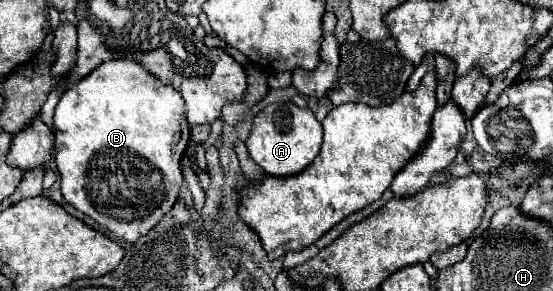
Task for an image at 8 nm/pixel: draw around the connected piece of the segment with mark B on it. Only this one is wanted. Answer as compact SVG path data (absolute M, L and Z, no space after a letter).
M108 60L60 96L54 124L54 158L62 178L62 194L76 210L128 242L136 242L172 210L184 182L180 162L190 142L186 106L176 88L162 84L136 60Z

